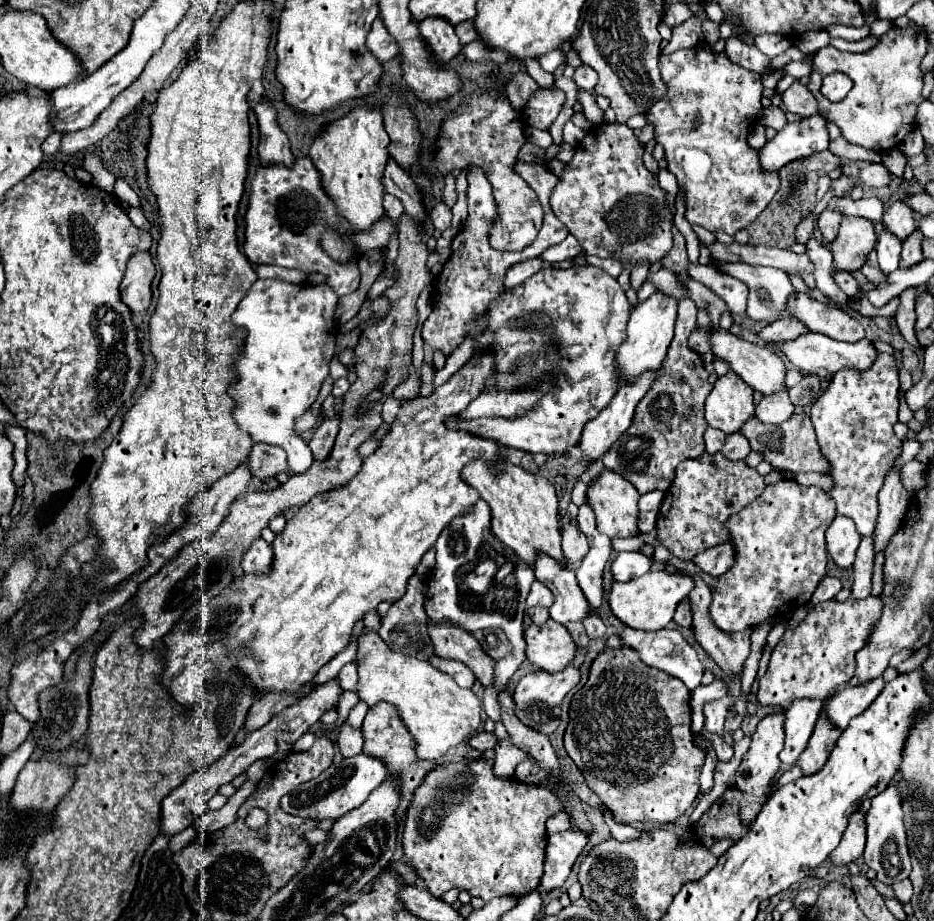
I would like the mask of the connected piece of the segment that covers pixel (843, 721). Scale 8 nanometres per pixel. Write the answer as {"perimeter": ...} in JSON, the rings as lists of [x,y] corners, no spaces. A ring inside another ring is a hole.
{"perimeter":[[[873,678],[867,680],[859,686],[847,686],[837,690],[827,702],[825,702],[825,716],[827,720],[837,728],[837,730],[845,730],[849,720],[859,716],[863,710],[867,710],[867,706],[879,696],[881,688],[885,686],[883,678]]]}

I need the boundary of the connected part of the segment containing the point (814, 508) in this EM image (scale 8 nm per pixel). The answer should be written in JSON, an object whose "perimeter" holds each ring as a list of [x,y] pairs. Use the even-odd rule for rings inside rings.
{"perimeter":[[[779,480],[773,486],[767,486],[763,494],[745,506],[739,514],[727,518],[725,528],[729,530],[729,542],[735,548],[733,566],[715,580],[713,600],[709,606],[709,618],[713,624],[731,634],[745,628],[753,628],[769,616],[775,616],[783,610],[795,610],[809,602],[817,582],[825,576],[827,550],[825,550],[825,530],[835,518],[835,502],[819,486],[799,486],[795,480]]]}

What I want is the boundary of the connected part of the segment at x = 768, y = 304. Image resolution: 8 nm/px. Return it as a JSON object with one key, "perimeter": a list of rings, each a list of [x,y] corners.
{"perimeter":[[[719,262],[717,270],[741,280],[749,288],[749,318],[775,322],[777,318],[789,316],[785,310],[785,298],[789,298],[795,288],[785,272],[743,262]]]}

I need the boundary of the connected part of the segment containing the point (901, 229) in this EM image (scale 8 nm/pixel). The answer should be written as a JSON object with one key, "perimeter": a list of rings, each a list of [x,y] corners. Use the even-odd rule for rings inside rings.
{"perimeter":[[[901,200],[889,206],[883,214],[883,224],[885,228],[895,234],[899,240],[905,240],[909,234],[915,230],[915,220],[913,220],[913,210],[905,206]]]}

